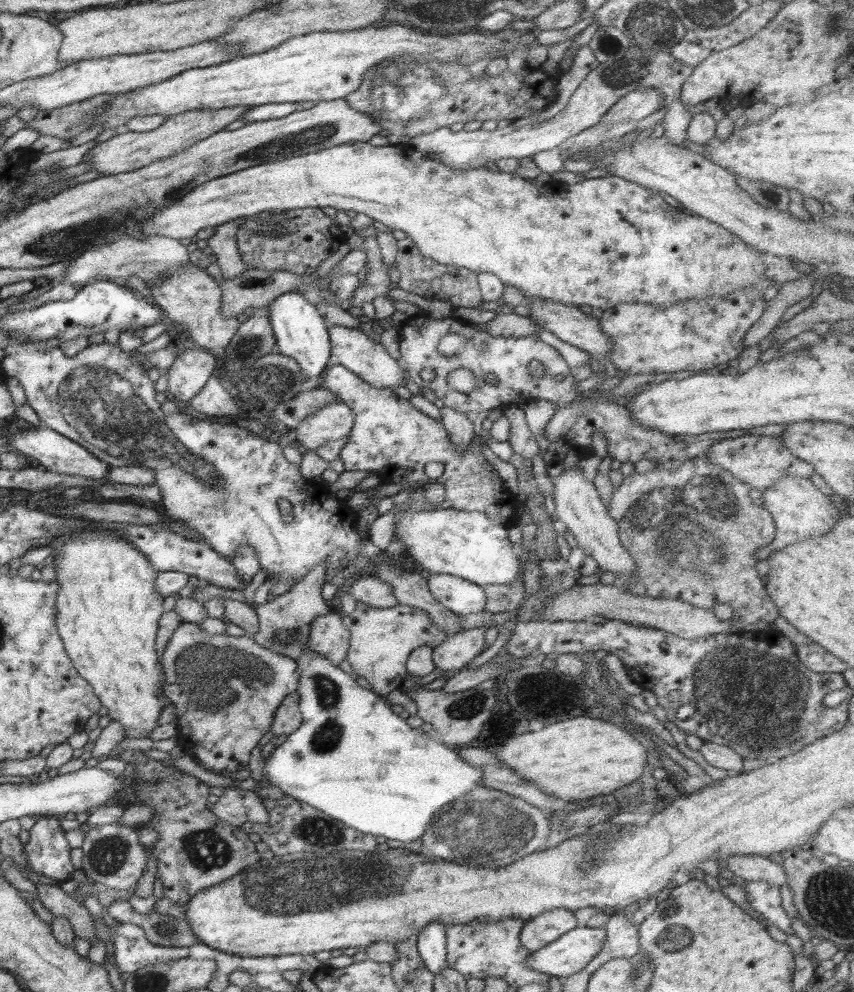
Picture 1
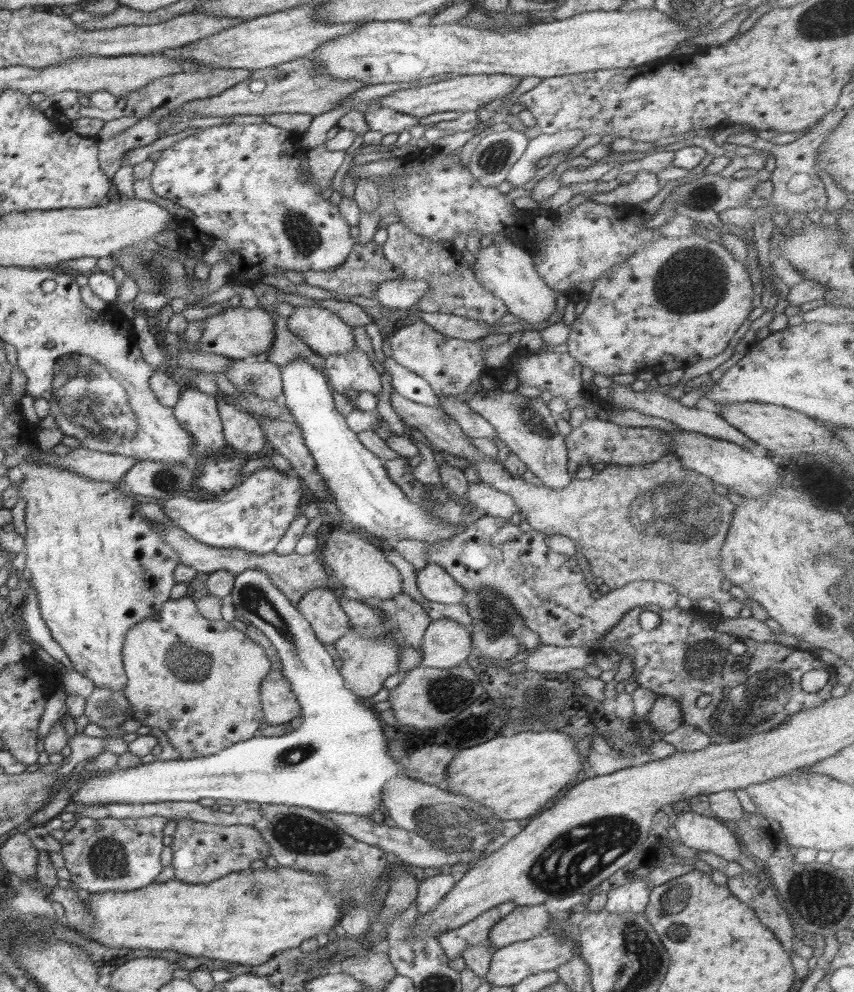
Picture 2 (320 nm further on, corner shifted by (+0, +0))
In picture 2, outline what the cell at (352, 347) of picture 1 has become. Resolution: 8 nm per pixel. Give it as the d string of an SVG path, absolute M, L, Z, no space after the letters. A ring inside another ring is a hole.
M296 307L287 317L287 328L322 358L342 354L357 346L353 327L322 307Z

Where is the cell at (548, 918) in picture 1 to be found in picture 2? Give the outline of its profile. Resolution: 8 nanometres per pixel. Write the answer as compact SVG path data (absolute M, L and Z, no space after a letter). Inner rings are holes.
M542 905L520 906L506 914L489 932L489 941L494 948L501 948L513 942L523 941L546 933L551 914Z

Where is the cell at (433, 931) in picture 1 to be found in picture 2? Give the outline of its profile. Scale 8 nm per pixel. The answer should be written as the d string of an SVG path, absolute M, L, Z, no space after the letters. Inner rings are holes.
M448 869L442 873L429 876L421 881L417 888L417 907L420 915L426 914L437 905L441 898L454 886L454 878L450 875Z

